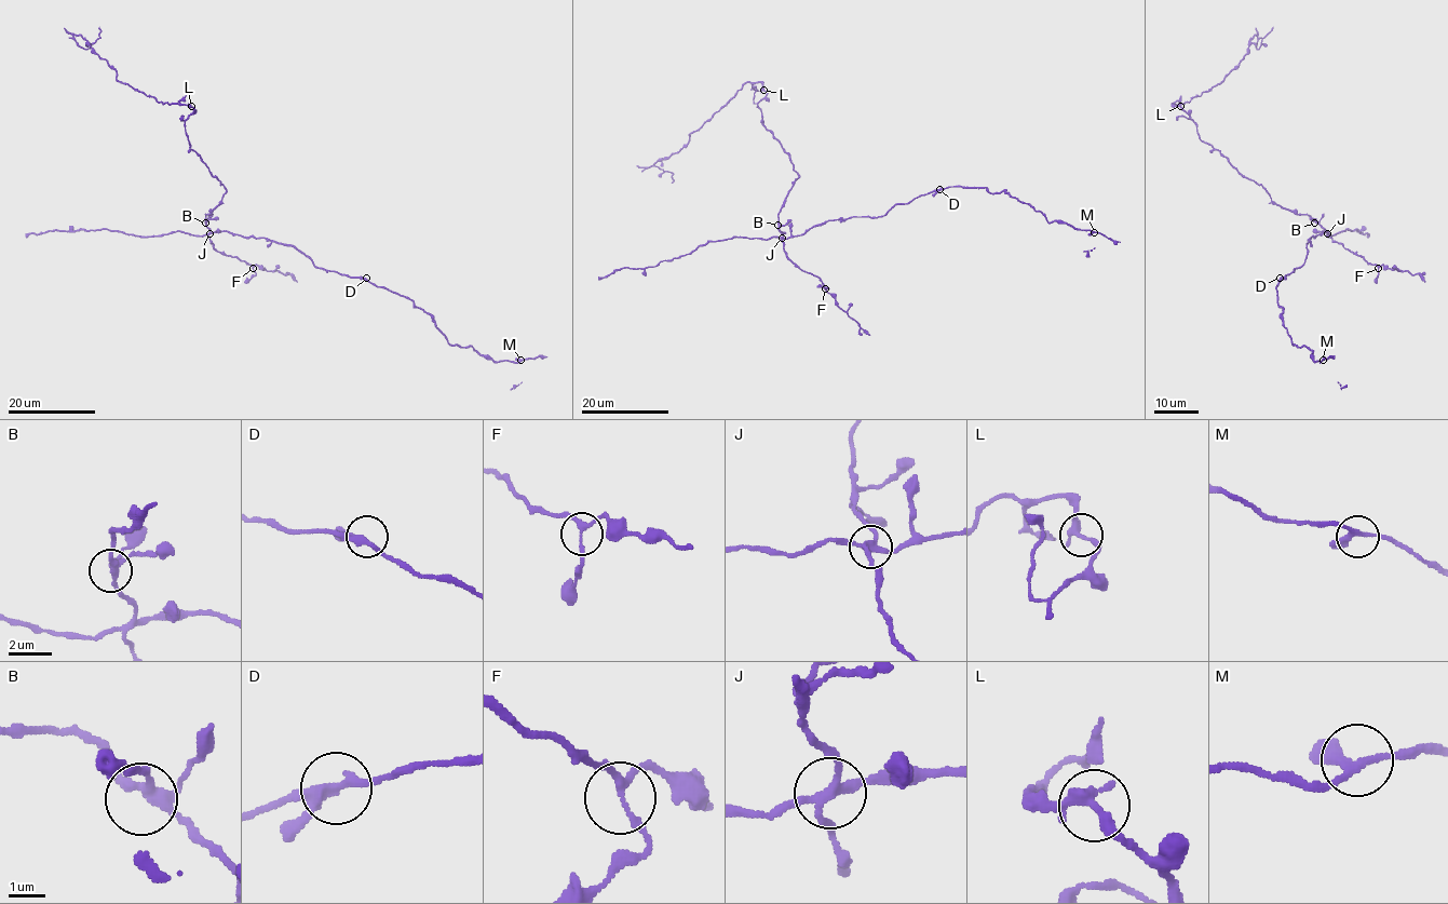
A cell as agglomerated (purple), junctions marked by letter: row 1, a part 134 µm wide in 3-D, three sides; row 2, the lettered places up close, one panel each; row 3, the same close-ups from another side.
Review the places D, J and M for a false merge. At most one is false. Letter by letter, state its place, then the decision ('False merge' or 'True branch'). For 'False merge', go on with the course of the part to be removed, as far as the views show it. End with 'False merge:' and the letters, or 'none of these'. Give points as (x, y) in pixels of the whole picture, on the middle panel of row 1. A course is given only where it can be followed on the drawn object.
D: Place: (939, 189). True branch
J: Place: (782, 238). False merge. Course of the part to remove: (782, 238), (777, 214), (799, 174), (762, 123), (760, 82), (647, 167), (672, 183)
M: Place: (1094, 232). True branch
False merge: J

